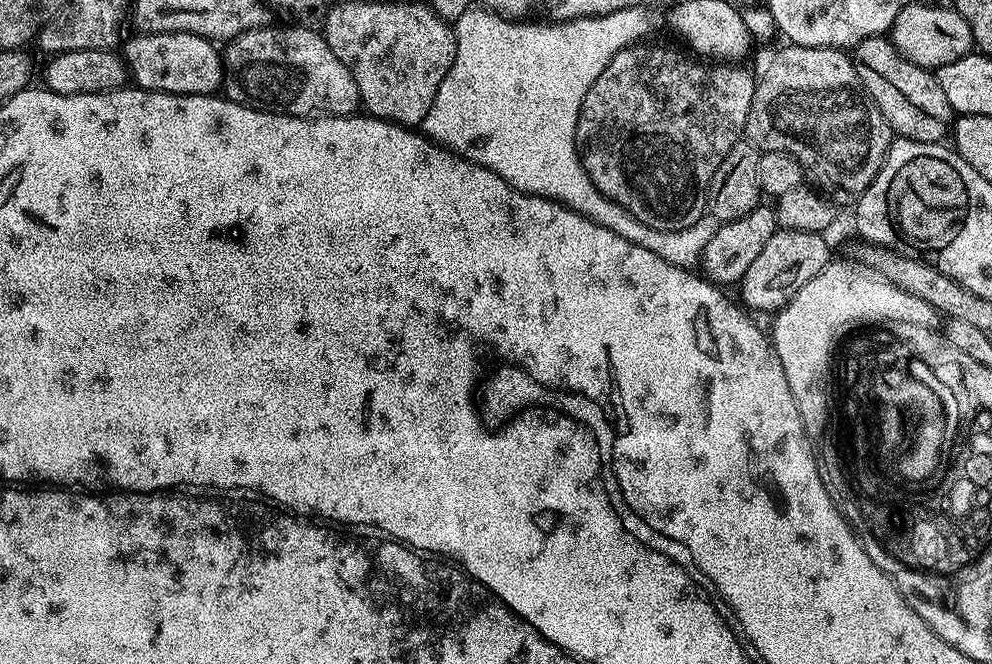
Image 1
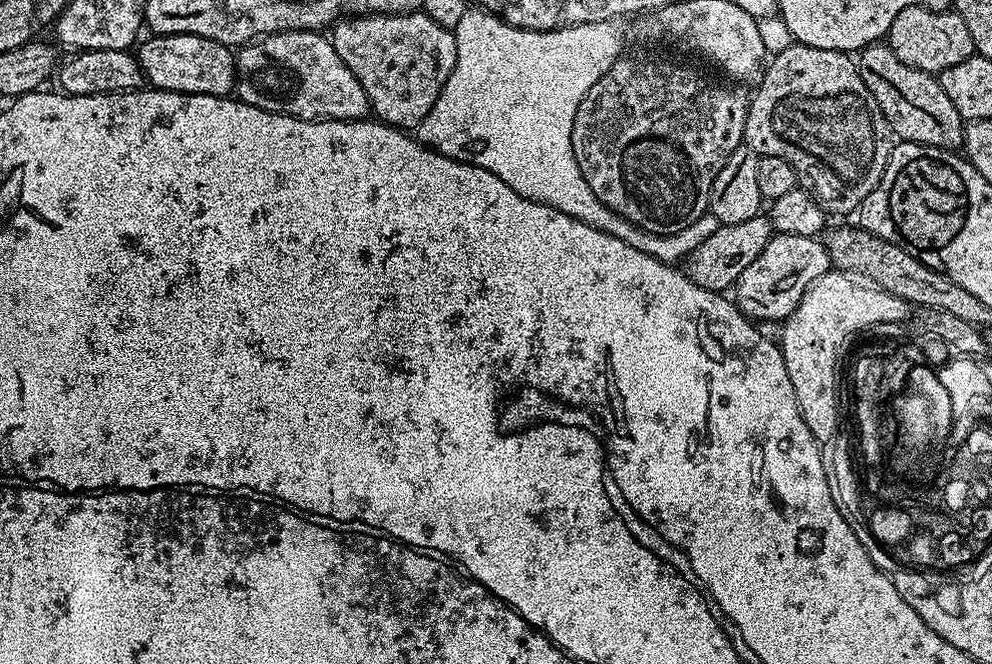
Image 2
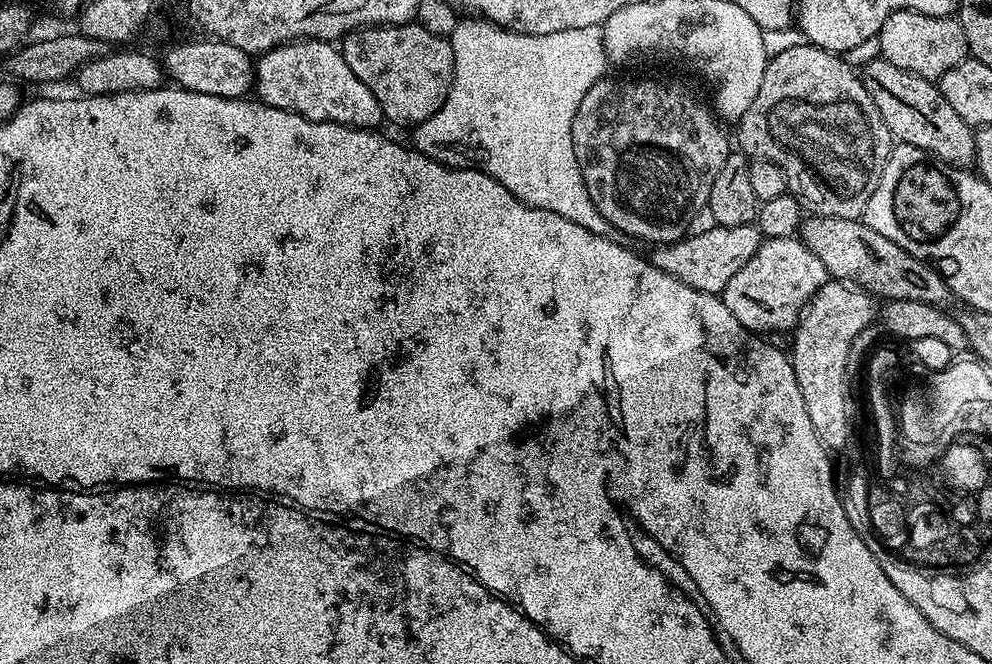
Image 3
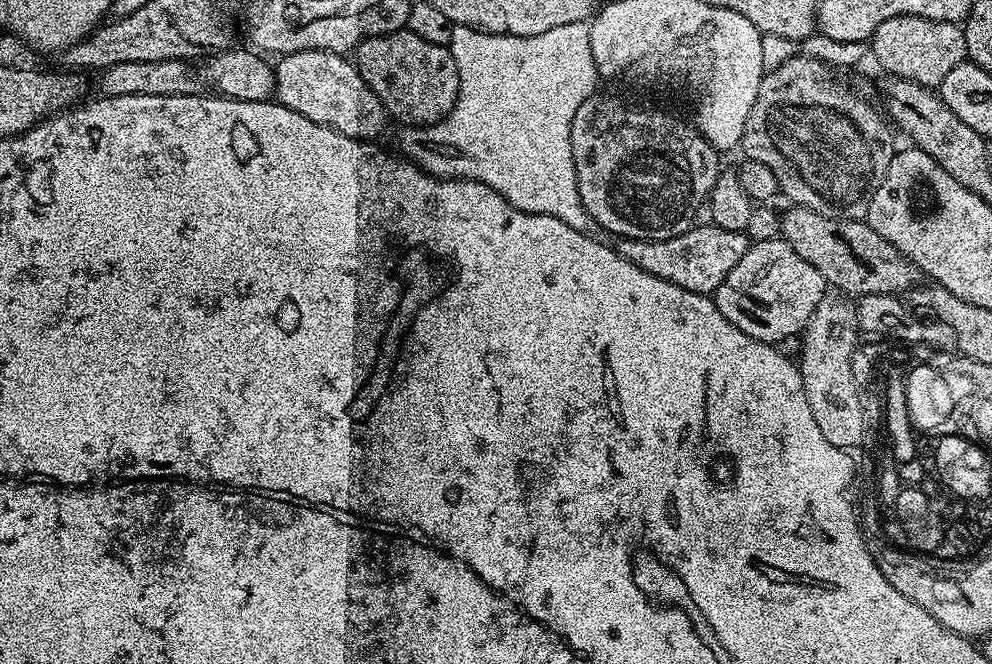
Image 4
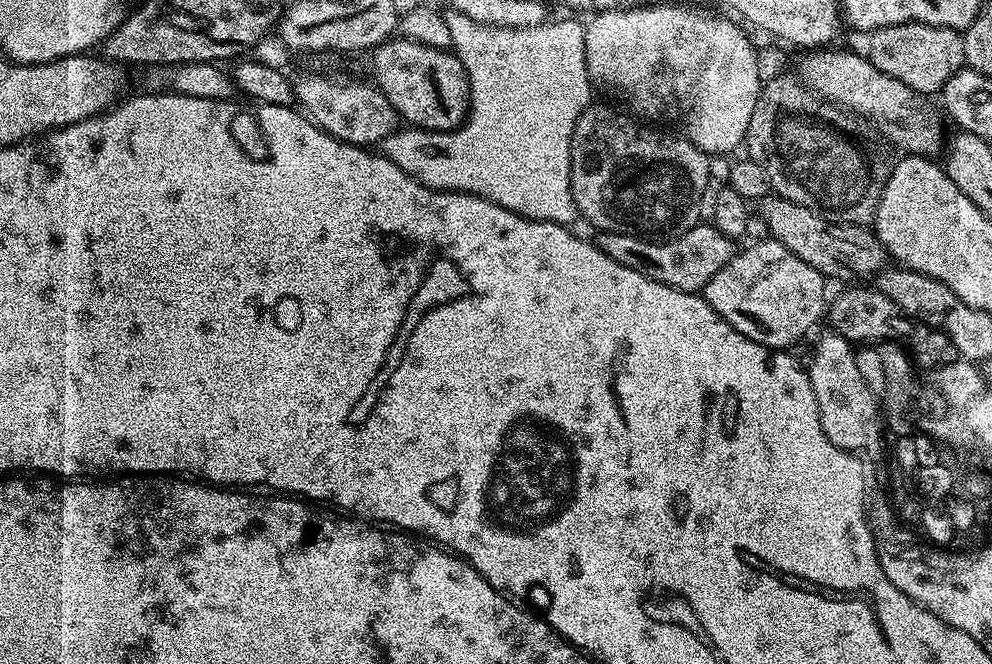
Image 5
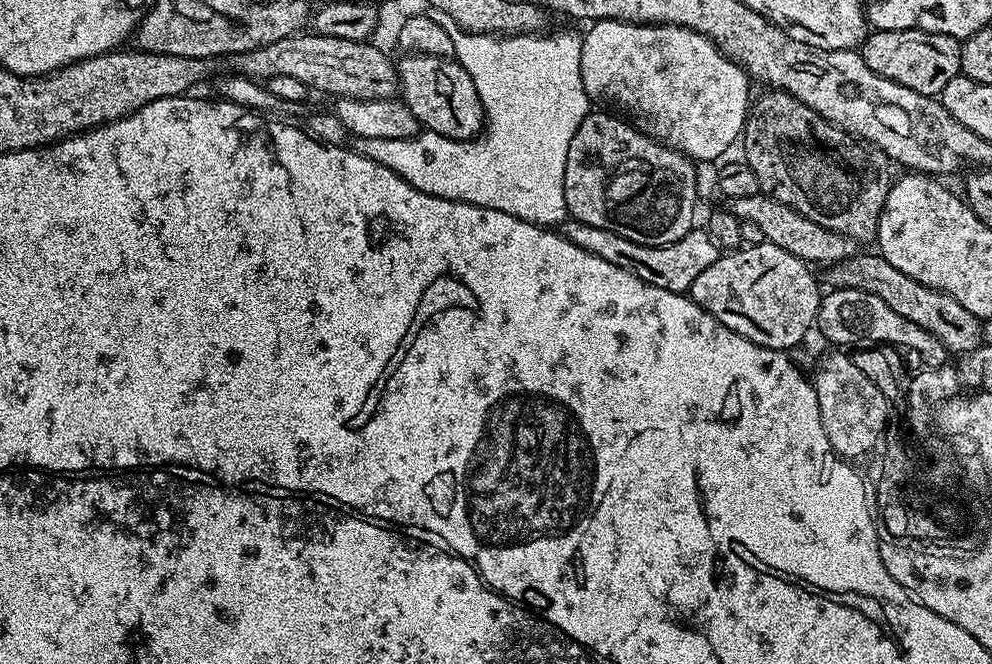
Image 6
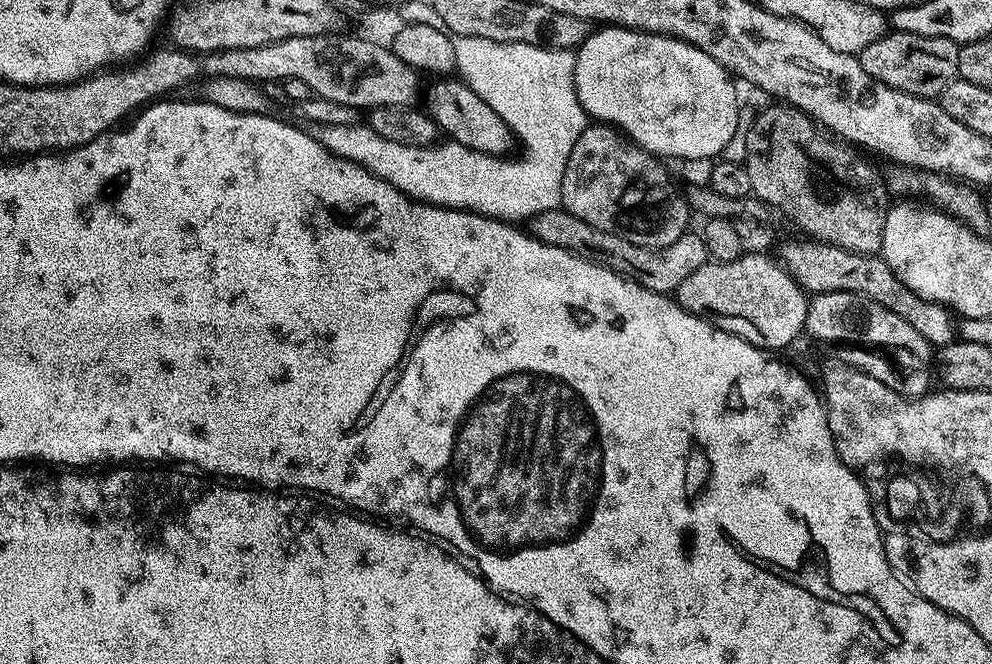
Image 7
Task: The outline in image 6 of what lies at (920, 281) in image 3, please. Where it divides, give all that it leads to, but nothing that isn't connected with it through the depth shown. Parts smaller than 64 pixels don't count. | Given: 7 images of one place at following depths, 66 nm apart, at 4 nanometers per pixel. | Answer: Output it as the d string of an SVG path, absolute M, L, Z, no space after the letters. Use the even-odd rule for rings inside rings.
M761 194L750 198L734 198L727 201L726 208L738 219L762 226L762 234L767 243L782 246L782 250L790 250L790 254L794 254L809 266L831 266L857 255L857 241L851 240L846 234L826 230L826 226L818 226L818 222L810 222L810 218L798 214L798 210L786 206L786 202L778 202L773 196Z

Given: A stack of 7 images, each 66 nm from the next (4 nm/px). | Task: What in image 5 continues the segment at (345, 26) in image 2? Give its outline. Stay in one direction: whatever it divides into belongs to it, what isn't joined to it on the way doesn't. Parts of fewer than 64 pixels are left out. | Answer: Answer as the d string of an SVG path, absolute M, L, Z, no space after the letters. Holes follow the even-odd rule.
M389 38L371 49L371 56L371 79L386 94L405 125L429 132L453 132L468 119L468 75L455 52L422 46L413 40Z

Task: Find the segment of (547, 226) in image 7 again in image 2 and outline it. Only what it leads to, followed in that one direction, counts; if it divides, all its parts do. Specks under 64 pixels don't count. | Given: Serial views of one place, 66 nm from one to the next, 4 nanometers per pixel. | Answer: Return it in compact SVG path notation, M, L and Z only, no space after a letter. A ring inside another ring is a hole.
M764 214L750 218L747 222L721 224L718 230L714 230L714 234L710 234L710 238L706 238L706 242L702 242L702 246L688 255L686 275L706 290L723 293L731 289L742 270L746 270L746 266L750 266L750 262L754 262L762 250L766 250L766 242L770 242L773 235L772 222Z

